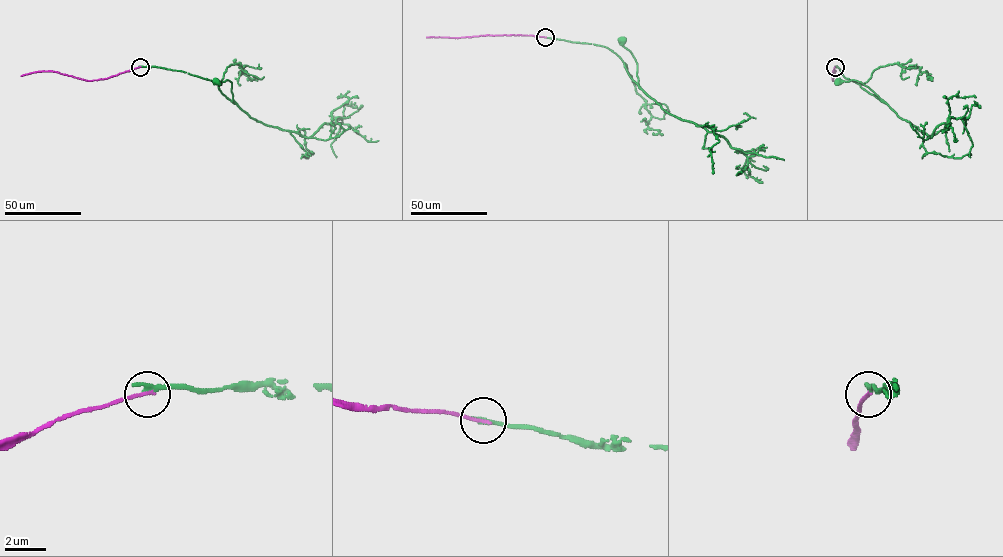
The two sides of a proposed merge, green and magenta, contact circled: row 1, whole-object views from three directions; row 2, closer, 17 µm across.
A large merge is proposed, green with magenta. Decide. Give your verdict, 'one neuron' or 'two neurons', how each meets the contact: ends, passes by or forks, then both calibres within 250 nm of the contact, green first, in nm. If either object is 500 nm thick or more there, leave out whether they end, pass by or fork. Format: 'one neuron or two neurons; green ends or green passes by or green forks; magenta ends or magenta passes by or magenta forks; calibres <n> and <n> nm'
two neurons; green ends; magenta ends; calibres 280 and 150 nm

